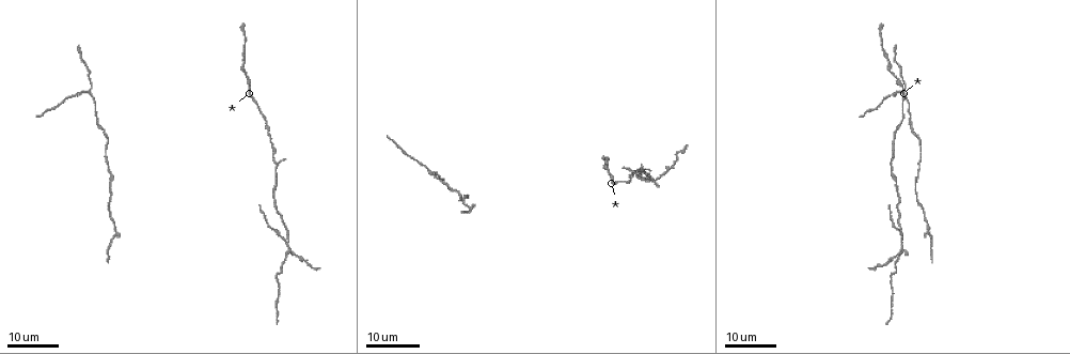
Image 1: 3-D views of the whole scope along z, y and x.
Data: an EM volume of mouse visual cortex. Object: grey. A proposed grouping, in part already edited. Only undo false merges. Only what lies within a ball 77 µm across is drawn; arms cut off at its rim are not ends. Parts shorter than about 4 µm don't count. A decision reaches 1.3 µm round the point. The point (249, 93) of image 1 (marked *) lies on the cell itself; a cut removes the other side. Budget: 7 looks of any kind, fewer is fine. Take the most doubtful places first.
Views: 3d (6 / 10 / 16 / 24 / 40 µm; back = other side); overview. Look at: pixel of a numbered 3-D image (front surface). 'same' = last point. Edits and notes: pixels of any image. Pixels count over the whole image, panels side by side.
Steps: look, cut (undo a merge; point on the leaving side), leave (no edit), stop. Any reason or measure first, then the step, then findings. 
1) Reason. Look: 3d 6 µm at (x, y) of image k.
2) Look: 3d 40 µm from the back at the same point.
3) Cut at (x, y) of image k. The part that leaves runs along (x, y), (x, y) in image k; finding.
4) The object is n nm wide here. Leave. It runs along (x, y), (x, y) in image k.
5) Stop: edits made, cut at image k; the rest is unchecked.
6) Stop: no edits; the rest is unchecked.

Four-way junction. Look: 3d 24 µm at (901, 252) of image 1.

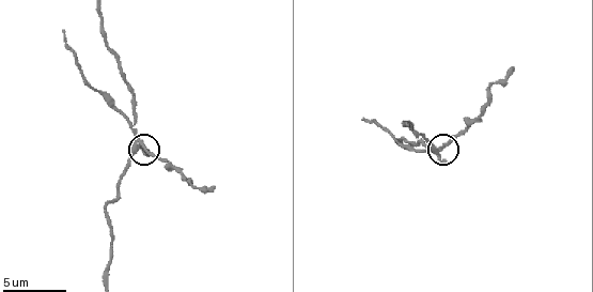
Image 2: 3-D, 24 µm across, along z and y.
Look: 3d 6 µm at (442, 146) of image 2.

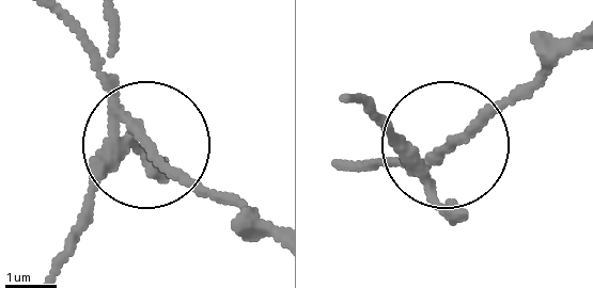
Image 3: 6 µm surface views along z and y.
The object is 230 nm wide here. Cut at (78, 30) of image 3. The part that leaves runs along (113, 99), (105, 65), (62, 14) in image 3; two cells meet here.

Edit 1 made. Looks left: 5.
Branch point. Look: 3d 16 µm at (86, 90) of image 1.

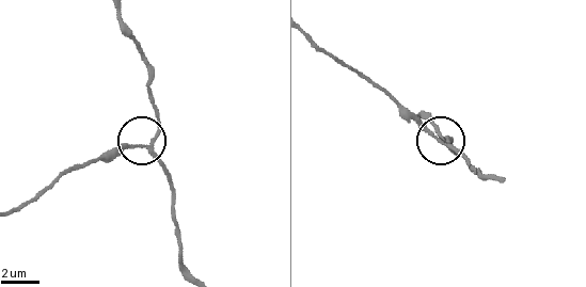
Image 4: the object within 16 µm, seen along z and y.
Look: 3d 10 µm at (148, 147) of image 4.

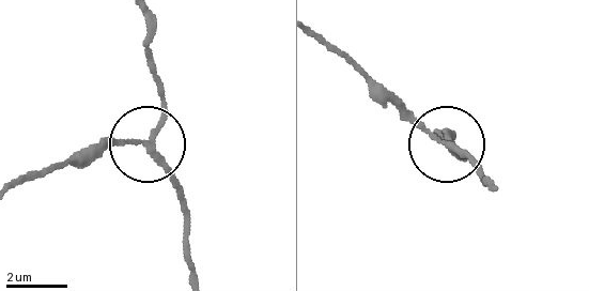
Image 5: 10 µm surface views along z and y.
Look: 3d 10 µm from the back at (147, 141) of image 5.

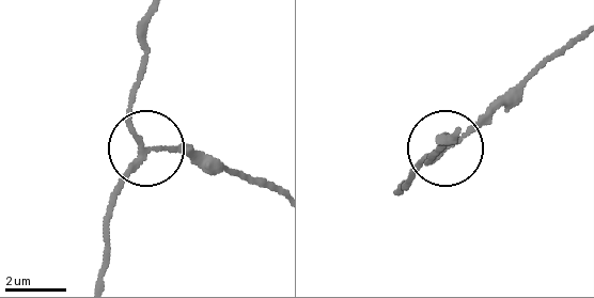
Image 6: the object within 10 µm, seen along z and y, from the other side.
3 arms meet here. Leave. All the same cell.

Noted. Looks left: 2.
Stop: edits made, cut at image 3; the rest is unchecked.

